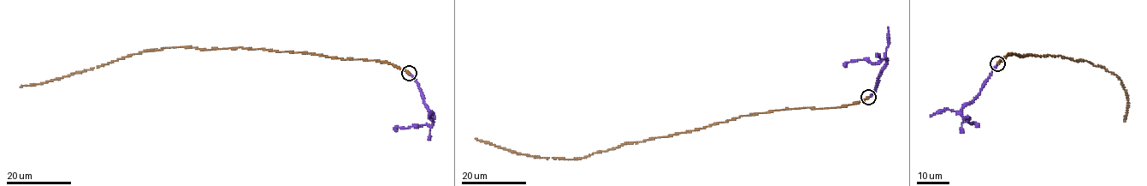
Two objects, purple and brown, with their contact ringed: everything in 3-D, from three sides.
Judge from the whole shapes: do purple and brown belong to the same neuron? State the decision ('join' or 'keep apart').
join

